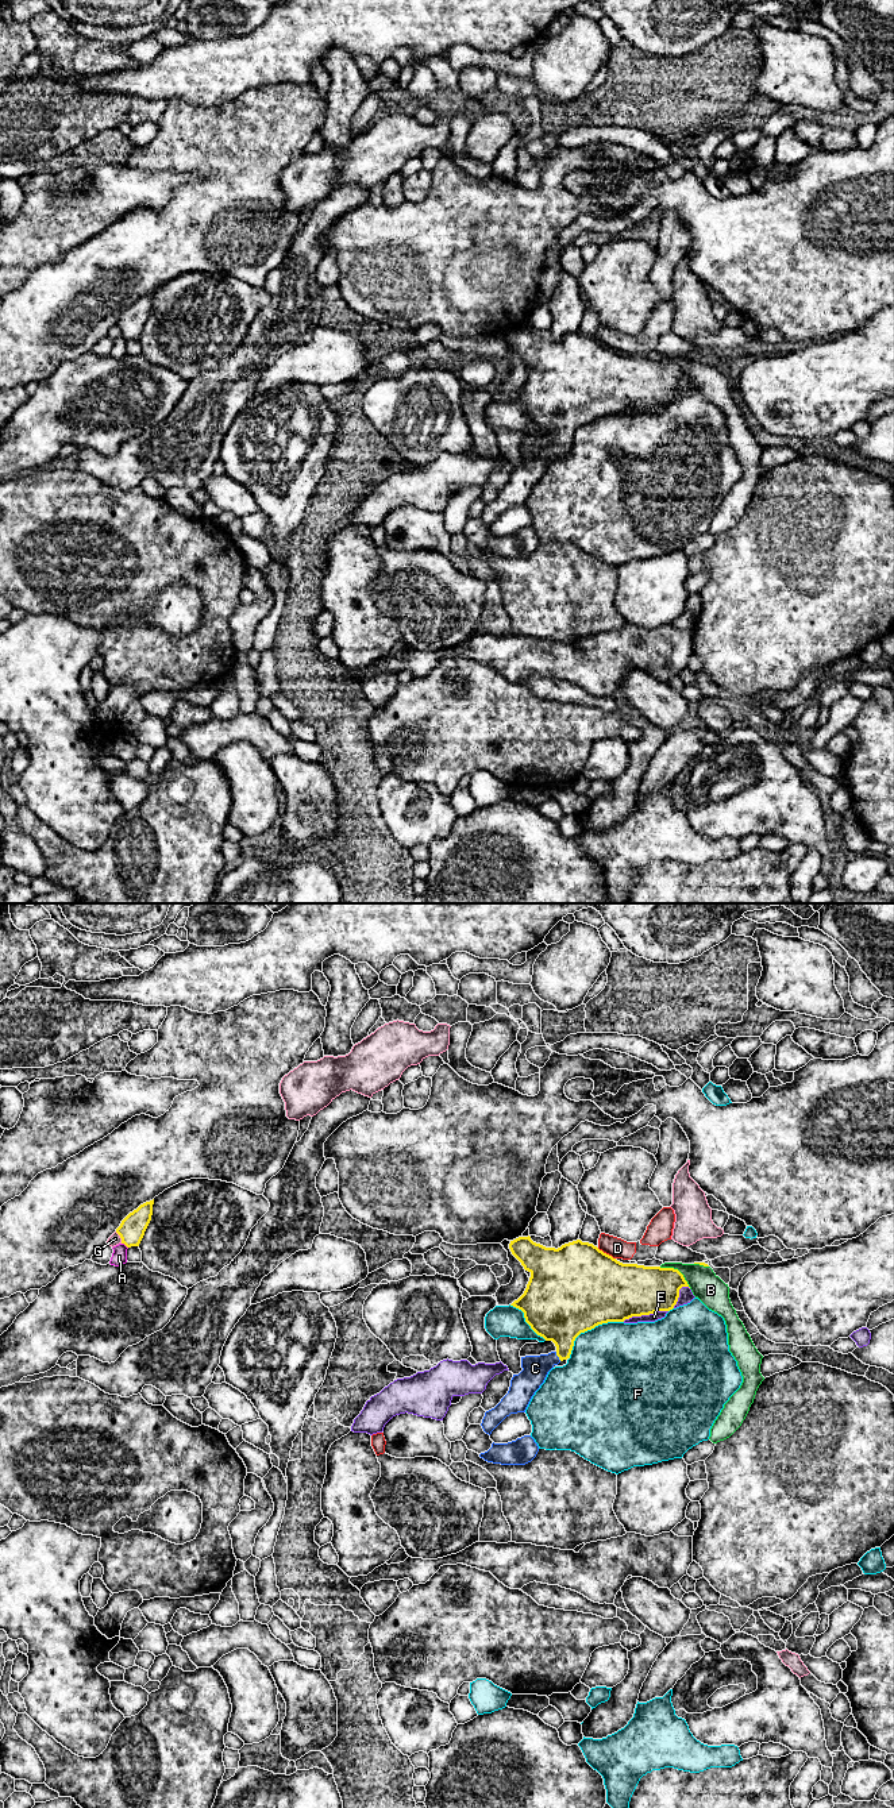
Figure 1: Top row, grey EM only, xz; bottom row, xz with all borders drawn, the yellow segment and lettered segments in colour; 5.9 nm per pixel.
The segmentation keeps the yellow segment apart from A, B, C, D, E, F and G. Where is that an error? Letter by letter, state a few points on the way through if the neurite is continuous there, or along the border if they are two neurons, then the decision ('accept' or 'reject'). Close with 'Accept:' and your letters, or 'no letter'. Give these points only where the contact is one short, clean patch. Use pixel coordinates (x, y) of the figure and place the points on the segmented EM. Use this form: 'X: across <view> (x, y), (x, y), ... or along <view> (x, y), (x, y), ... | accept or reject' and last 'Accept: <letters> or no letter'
A: reject
B: reject
C: across xz (559, 1313), (557, 1354), (535, 1368) | accept
D: reject
E: reject
F: reject
G: reject
Accept: C

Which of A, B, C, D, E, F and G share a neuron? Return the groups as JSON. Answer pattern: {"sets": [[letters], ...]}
{"sets": [["A"], ["B"], ["C"], ["D"], ["E"], ["F"], ["G"]]}

